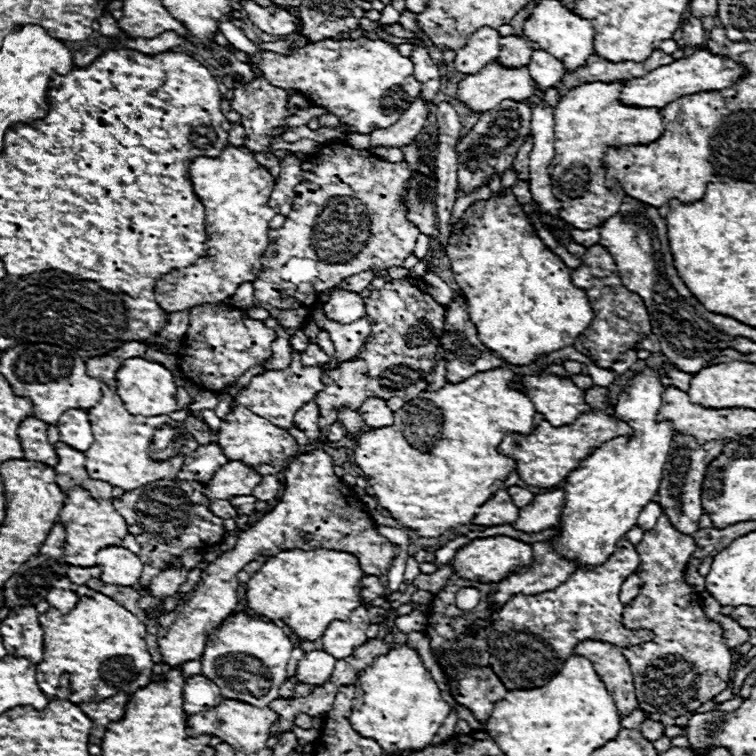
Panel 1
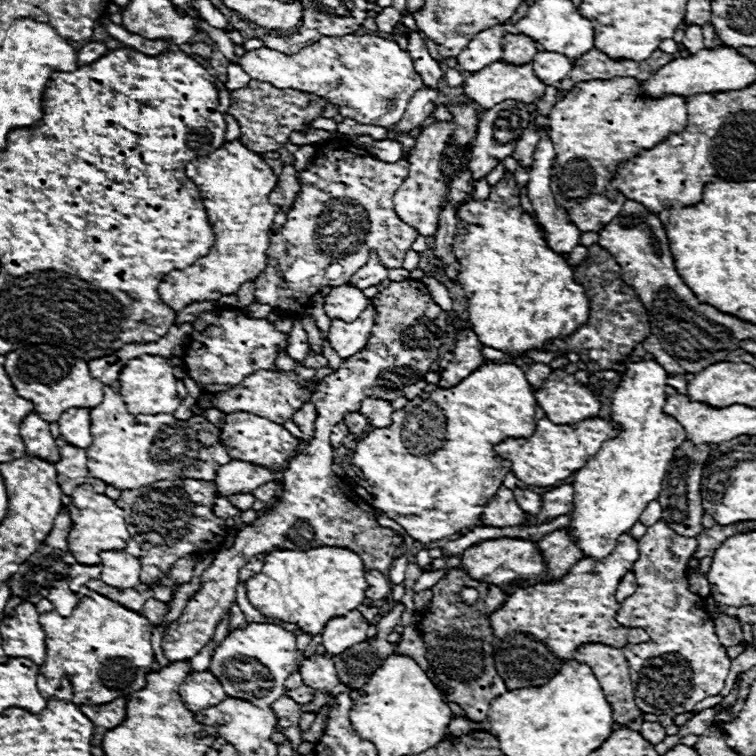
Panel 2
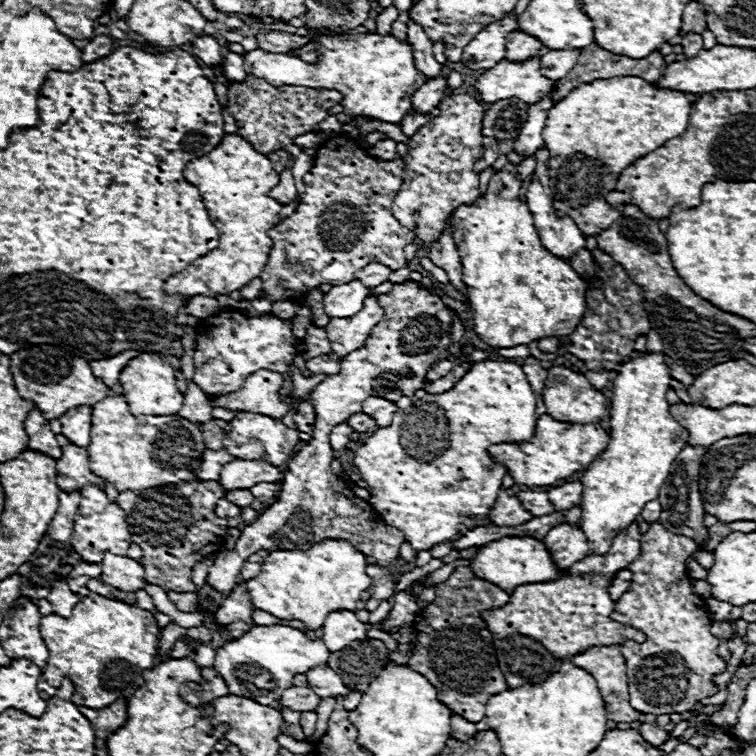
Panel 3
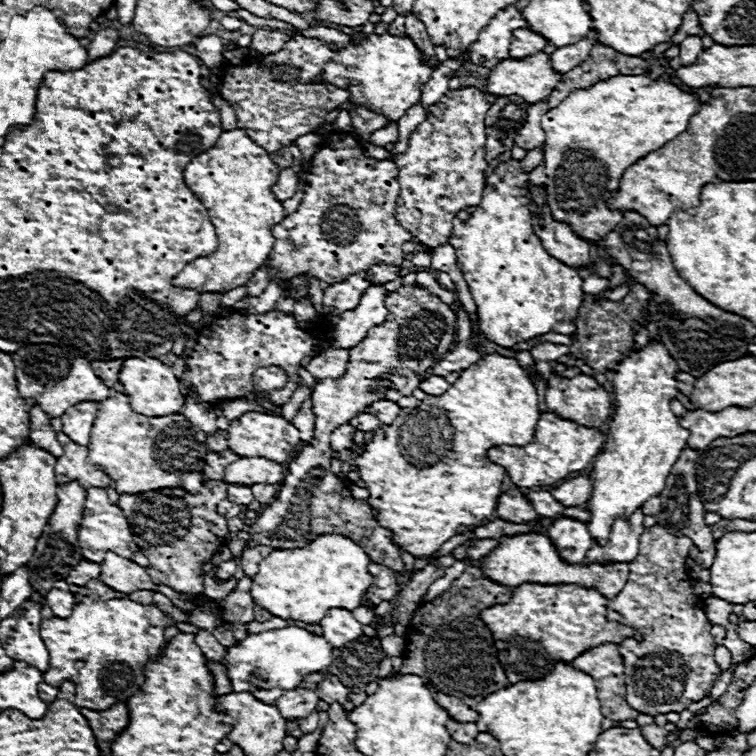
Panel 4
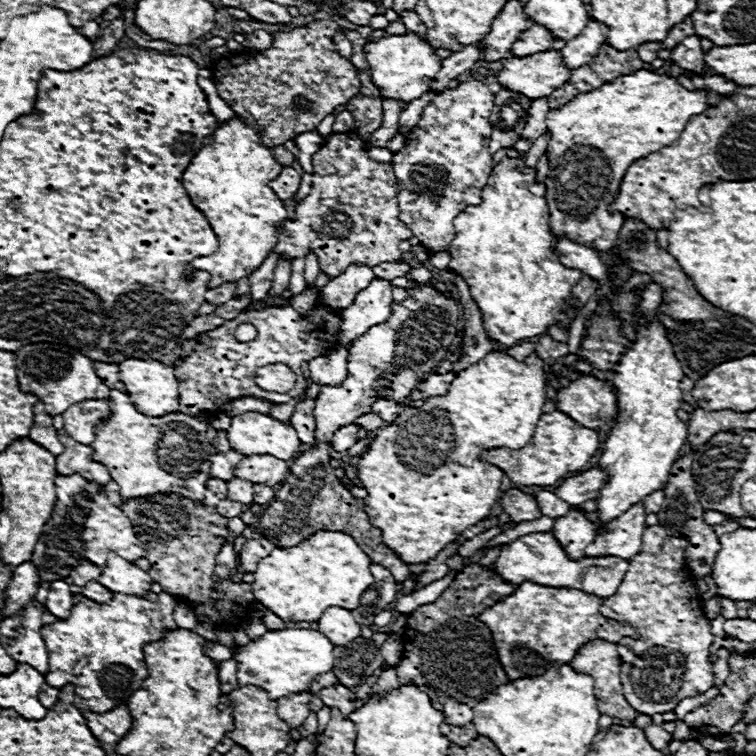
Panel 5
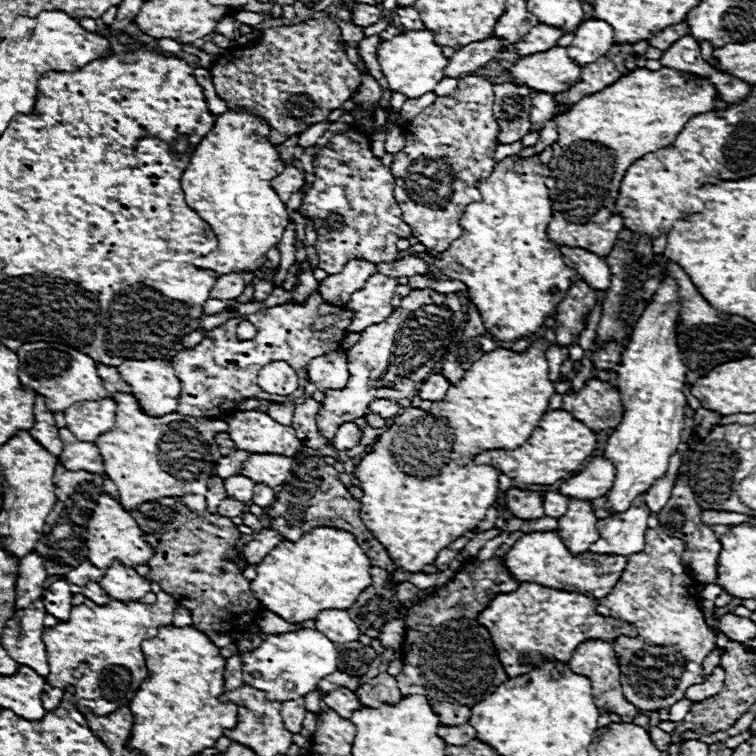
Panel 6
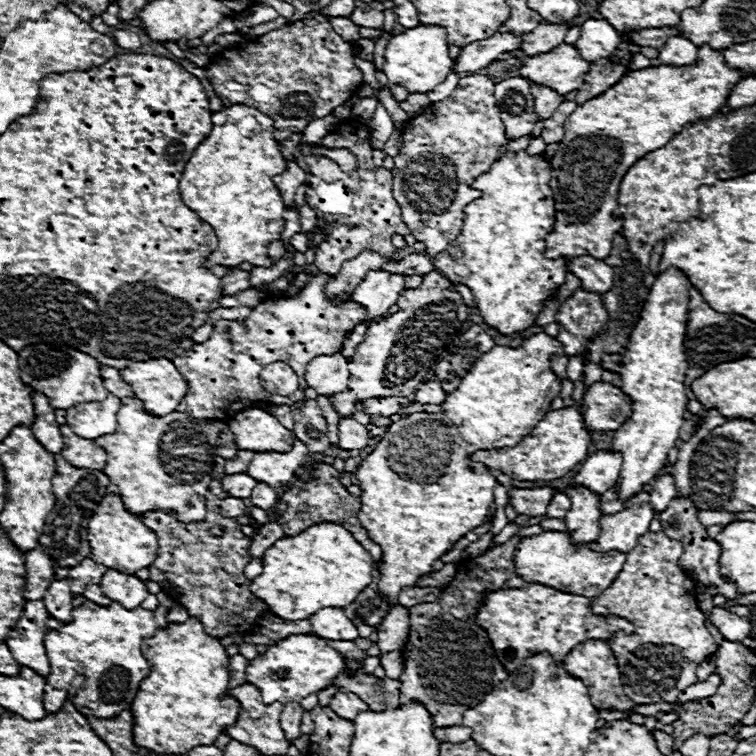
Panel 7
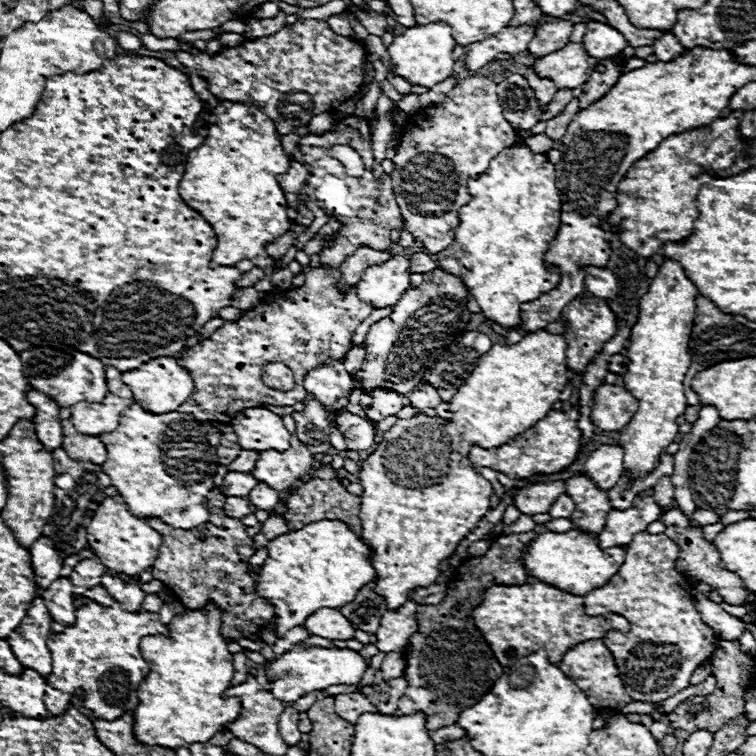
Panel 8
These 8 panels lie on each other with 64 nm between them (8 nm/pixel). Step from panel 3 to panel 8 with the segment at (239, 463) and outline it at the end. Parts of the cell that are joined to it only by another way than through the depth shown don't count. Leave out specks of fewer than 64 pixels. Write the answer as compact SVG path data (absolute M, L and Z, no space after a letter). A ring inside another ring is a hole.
M292 436L288 452L260 452L250 474L256 476L258 482L264 482L280 492L300 480L312 468L312 460L314 456L310 450L296 436Z

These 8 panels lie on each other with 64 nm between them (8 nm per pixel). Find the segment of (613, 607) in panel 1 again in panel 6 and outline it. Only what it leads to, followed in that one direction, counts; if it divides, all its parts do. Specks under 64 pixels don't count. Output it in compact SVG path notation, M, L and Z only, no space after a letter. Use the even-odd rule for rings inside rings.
M638 496L626 512L596 522L600 538L588 548L588 552L622 554L622 556L640 552L644 548L648 516L650 510L644 504L644 496ZM522 582L514 596L498 594L492 604L478 614L478 620L488 628L496 646L510 644L512 648L522 652L538 652L544 658L568 662L578 644L586 640L614 642L618 636L634 638L638 634L636 628L632 628L628 622L600 616L596 612L596 606L598 600L588 598L580 592L554 590L534 582Z

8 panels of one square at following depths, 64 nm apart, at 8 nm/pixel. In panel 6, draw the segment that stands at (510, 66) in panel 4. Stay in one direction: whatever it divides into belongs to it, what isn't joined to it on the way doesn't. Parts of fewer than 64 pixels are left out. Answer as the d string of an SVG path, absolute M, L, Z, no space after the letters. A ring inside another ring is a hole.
M552 48L552 52L538 52L536 56L520 58L510 68L512 82L526 84L536 92L564 92L580 80L580 66L574 64L566 48Z

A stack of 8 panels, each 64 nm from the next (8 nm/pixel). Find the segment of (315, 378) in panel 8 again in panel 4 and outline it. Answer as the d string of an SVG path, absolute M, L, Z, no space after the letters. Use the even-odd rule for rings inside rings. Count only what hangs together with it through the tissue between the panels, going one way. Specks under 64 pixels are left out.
M328 348L322 354L314 356L306 370L316 378L316 380L324 380L324 378L336 378L342 376L346 372L346 362L348 362L348 350L340 350L340 348Z

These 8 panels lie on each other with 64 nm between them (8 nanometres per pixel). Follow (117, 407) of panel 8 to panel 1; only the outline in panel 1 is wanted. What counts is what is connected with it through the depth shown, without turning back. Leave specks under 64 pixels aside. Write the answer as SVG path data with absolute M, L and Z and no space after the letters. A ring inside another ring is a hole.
M86 410L64 412L64 416L60 416L58 420L58 430L60 430L60 440L80 452L88 450L94 442Z

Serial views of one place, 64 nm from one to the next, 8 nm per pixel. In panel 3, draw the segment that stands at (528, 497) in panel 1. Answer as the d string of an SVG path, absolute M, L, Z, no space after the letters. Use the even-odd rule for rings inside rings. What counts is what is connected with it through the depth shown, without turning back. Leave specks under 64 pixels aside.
M520 490L518 498L522 500L524 508L528 512L532 512L532 516L544 516L550 514L554 508L550 506L550 502L546 500L546 492L532 492L532 490Z

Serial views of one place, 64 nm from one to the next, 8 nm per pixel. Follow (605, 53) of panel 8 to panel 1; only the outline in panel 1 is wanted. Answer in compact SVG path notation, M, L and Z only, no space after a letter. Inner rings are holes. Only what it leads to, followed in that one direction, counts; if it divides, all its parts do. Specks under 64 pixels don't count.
M534 50L532 52L532 60L528 64L528 72L532 76L532 80L542 88L552 88L556 82L562 80L564 76L564 66L560 64L560 60L556 60L554 56L548 56L548 52L544 50Z

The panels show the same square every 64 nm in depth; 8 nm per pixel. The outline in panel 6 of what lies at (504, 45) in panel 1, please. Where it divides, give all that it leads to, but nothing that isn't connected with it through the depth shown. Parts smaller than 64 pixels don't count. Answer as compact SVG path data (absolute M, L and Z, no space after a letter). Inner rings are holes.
M538 24L536 28L532 28L532 32L528 32L528 36L524 36L524 40L516 42L514 48L520 56L530 56L554 48L560 38L562 36L560 32L556 32L556 28L544 28L544 24Z

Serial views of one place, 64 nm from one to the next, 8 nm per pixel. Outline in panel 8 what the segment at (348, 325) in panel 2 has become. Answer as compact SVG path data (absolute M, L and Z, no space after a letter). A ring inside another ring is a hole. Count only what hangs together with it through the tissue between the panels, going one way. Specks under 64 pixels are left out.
M392 256L392 260L364 272L360 284L356 284L356 294L362 302L372 304L372 308L388 308L410 288L408 278L408 258Z

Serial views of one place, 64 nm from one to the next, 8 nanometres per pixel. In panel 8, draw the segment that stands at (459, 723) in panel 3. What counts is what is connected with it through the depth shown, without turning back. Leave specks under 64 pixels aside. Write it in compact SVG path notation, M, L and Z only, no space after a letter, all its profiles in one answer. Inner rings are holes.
M444 726L444 728L438 728L438 730L430 730L430 736L436 740L436 744L442 744L442 742L448 742L448 740L464 738L464 730L458 728L458 726Z

